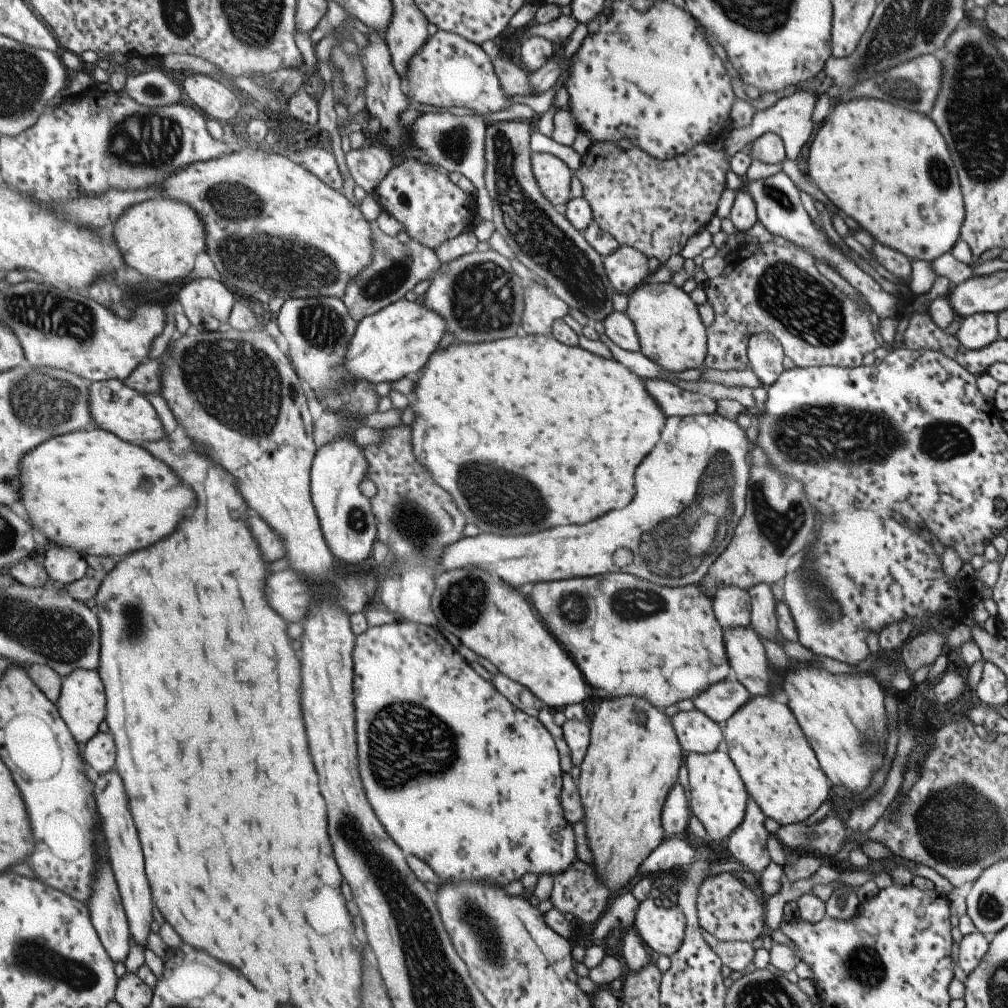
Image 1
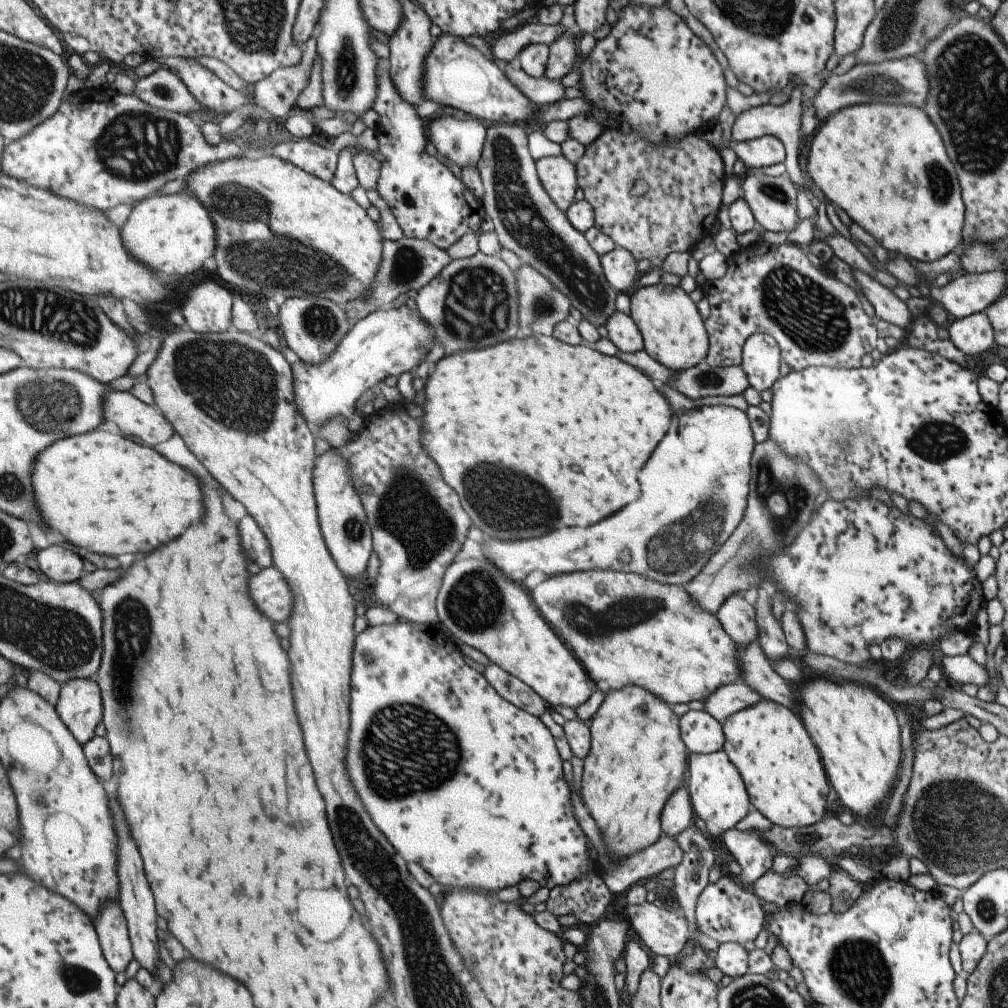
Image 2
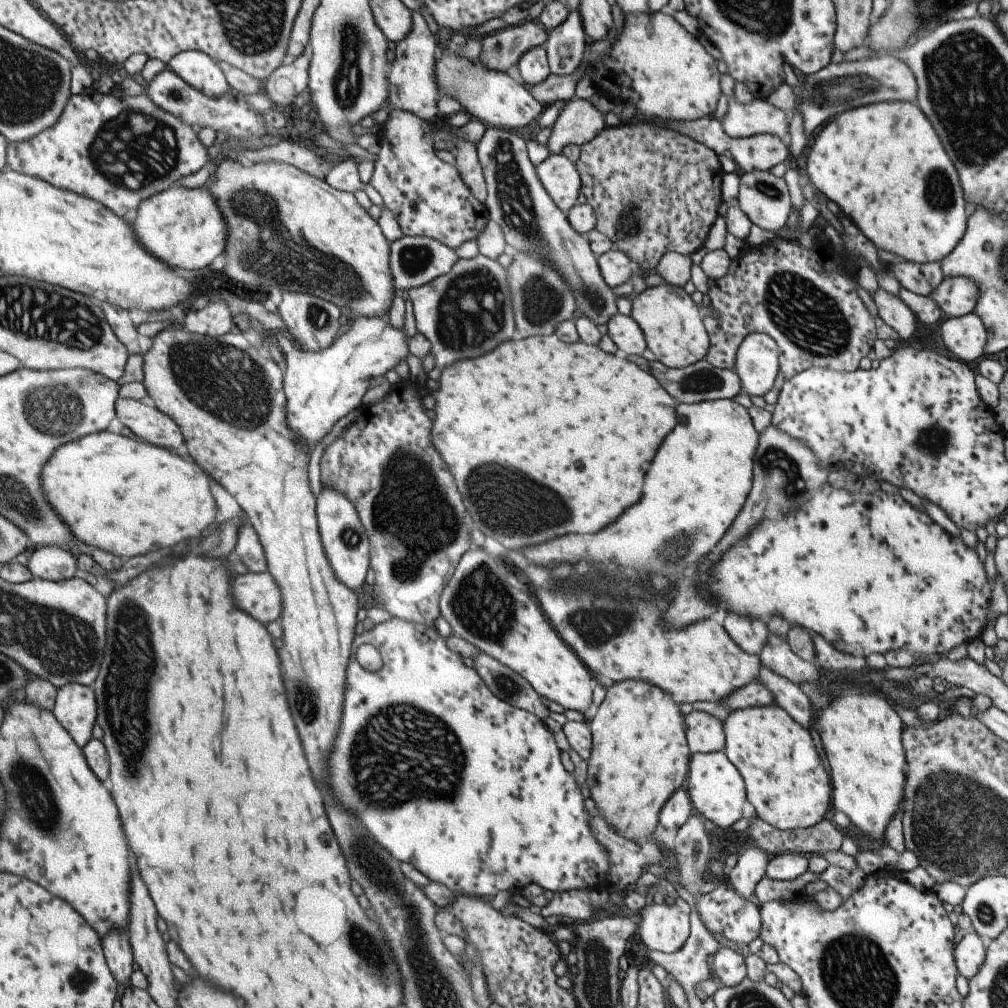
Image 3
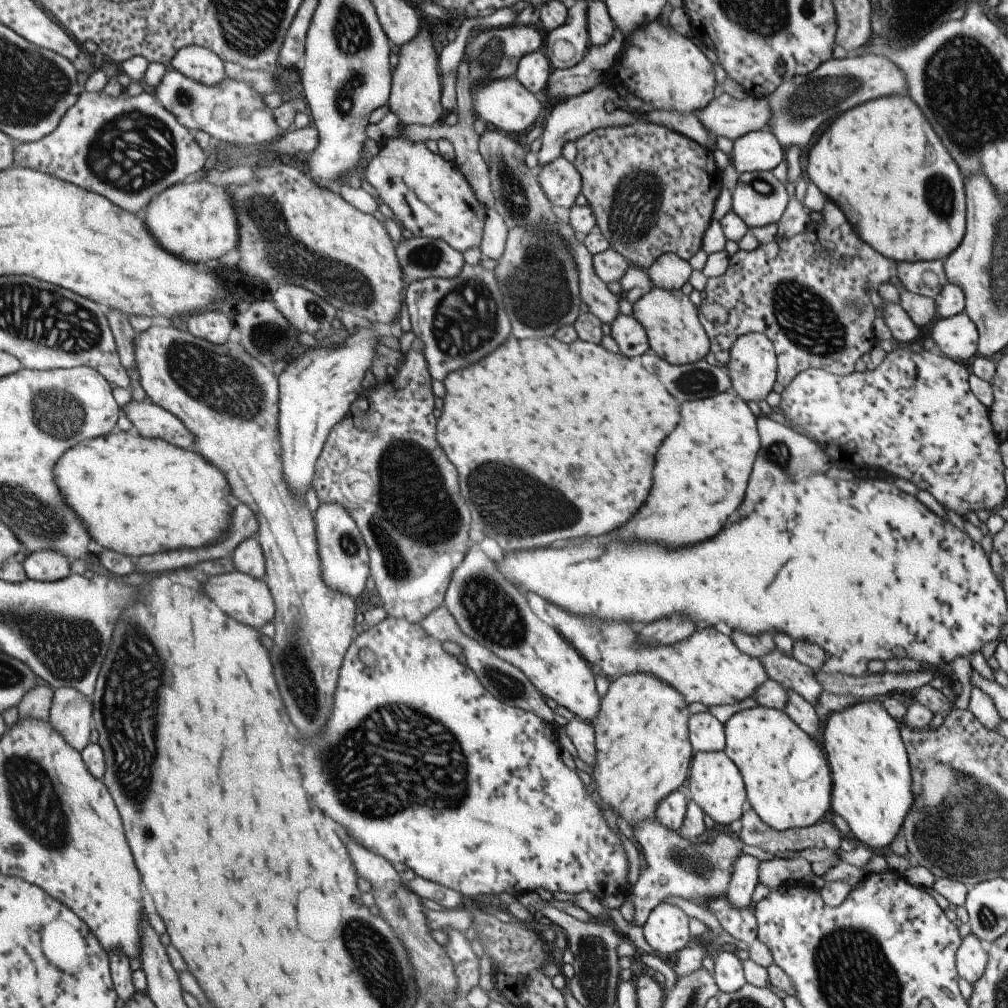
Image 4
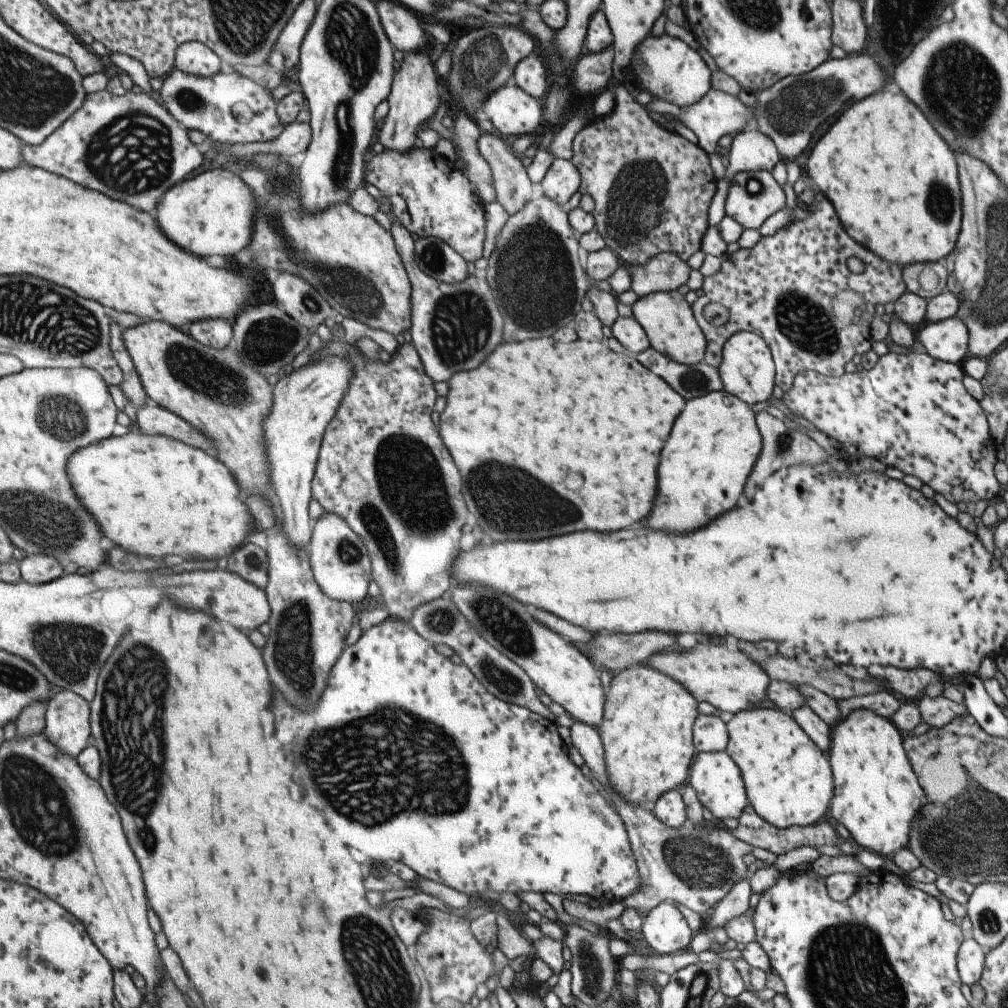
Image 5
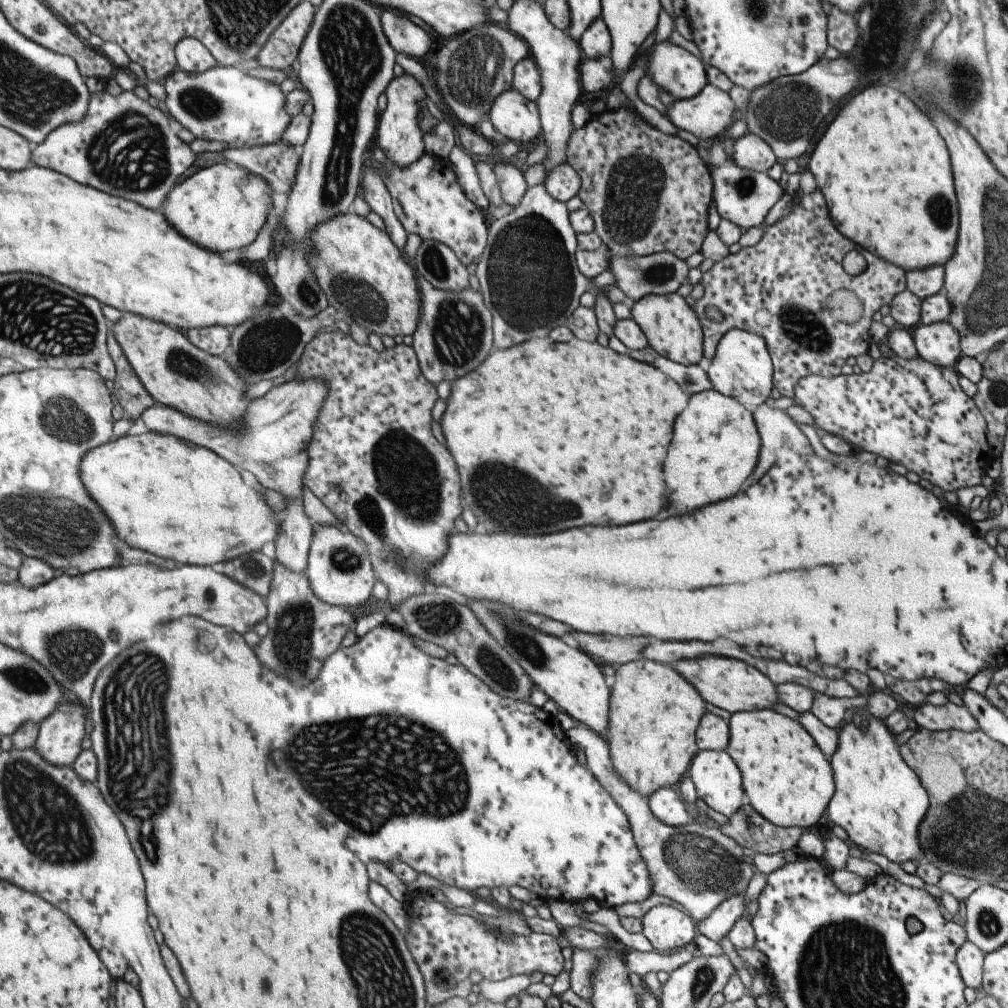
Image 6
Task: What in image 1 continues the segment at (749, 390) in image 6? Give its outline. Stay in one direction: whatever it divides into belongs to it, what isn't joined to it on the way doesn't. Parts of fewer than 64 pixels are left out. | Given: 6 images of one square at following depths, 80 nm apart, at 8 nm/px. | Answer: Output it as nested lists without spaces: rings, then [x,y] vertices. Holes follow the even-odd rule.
[[[767,331],[750,334],[747,339],[747,368],[757,376],[763,387],[773,384],[784,370],[784,352],[780,342]]]

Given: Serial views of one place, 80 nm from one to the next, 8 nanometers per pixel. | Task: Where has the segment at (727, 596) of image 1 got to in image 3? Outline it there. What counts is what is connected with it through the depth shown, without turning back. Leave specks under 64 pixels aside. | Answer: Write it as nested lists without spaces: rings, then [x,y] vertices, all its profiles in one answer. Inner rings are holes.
[[[727,612],[723,618],[723,628],[743,652],[759,655],[765,642],[765,624],[759,618],[745,618],[733,612]]]

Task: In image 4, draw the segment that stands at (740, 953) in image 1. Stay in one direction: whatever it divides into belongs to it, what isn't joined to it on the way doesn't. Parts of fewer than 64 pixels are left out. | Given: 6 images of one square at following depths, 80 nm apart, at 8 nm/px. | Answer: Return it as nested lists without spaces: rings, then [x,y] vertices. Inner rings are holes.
[[[717,951],[714,958],[713,980],[719,991],[735,992],[746,982],[742,964],[731,951]]]

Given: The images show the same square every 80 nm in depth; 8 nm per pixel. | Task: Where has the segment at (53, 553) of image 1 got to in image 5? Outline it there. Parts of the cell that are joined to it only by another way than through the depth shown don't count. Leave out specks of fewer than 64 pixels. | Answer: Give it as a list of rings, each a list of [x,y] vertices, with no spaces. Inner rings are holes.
[[[24,554],[17,563],[21,580],[28,583],[46,583],[63,575],[63,567],[58,559],[46,554]]]

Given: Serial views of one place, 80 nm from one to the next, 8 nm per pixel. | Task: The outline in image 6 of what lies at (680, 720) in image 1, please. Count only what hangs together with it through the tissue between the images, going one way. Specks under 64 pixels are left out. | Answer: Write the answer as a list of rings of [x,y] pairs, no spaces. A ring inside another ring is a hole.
[[[704,712],[694,735],[697,751],[723,751],[728,744],[728,724],[712,713]]]

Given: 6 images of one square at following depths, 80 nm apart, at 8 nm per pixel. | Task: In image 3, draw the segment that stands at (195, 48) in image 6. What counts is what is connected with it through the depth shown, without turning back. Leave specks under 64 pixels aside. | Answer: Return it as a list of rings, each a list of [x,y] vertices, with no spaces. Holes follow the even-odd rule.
[[[199,51],[180,52],[171,57],[167,68],[201,94],[218,99],[230,90],[217,62]]]

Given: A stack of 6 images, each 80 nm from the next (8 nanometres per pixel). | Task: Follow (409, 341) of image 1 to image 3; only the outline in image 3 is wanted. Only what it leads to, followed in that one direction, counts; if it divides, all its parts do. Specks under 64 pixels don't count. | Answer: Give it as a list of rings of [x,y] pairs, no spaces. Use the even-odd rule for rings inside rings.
[[[388,313],[372,317],[359,317],[351,322],[351,326],[340,333],[337,338],[323,350],[316,353],[308,353],[298,349],[293,340],[284,333],[276,333],[275,342],[281,348],[285,356],[285,372],[282,376],[282,387],[286,398],[285,414],[286,425],[290,431],[298,438],[300,446],[303,445],[308,454],[315,442],[319,442],[321,437],[327,434],[342,416],[358,408],[365,391],[369,389],[369,384],[373,378],[382,377],[387,370],[395,370],[396,364],[405,360],[407,356],[407,342],[409,337],[405,334],[403,327],[395,328],[389,323]]]

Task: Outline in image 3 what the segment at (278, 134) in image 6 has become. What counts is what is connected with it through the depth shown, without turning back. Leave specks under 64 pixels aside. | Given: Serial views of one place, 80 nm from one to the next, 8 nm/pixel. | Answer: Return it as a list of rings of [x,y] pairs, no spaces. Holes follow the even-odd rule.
[[[167,67],[154,75],[152,81],[146,84],[144,94],[153,101],[155,106],[172,114],[187,126],[199,124],[200,127],[209,127],[215,132],[222,131],[225,132],[226,136],[235,136],[235,138],[251,139],[266,134],[267,126],[264,123],[264,118],[244,101],[245,94],[237,93],[230,88],[218,99],[211,98],[188,85]]]

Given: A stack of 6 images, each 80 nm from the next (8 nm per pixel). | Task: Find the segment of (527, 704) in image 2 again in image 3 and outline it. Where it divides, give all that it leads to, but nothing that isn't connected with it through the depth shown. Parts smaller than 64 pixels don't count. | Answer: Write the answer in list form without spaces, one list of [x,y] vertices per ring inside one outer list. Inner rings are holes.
[[[481,652],[473,657],[473,661],[478,678],[495,697],[534,714],[542,722],[548,716],[547,703],[522,676]]]

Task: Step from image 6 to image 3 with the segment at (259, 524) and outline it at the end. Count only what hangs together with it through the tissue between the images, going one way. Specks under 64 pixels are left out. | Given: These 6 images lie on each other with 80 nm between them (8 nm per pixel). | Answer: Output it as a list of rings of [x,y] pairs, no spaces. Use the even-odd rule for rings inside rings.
[[[101,431],[100,433],[91,433],[81,438],[69,441],[55,450],[48,456],[48,461],[41,467],[40,485],[45,495],[46,502],[52,507],[60,517],[61,522],[69,529],[69,532],[79,542],[84,542],[105,552],[111,552],[115,556],[139,556],[155,550],[165,550],[171,548],[177,542],[183,542],[187,538],[197,538],[201,530],[213,520],[215,516],[215,502],[209,496],[209,478],[199,470],[197,464],[184,462],[180,457],[169,454],[166,449],[156,447],[155,445],[144,443],[139,440],[131,440],[122,436],[120,433]]]

